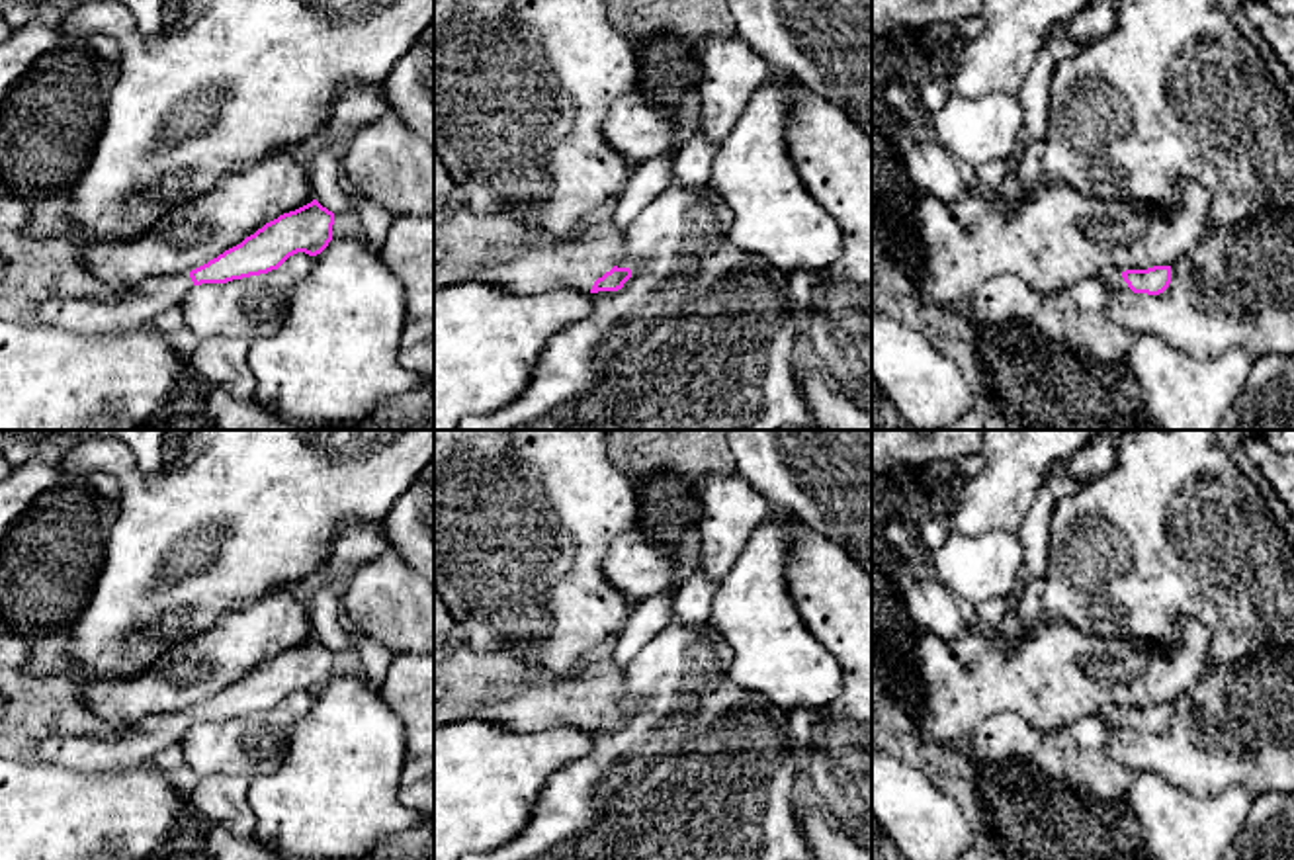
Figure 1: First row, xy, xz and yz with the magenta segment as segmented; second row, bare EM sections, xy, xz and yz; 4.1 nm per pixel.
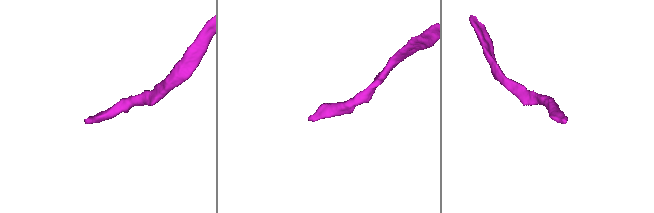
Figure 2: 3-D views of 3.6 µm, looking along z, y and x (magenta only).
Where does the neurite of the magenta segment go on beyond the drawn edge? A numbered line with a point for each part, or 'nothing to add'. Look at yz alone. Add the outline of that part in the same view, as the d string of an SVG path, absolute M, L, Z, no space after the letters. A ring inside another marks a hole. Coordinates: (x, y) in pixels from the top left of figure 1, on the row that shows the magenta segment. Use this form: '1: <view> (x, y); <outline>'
1: yz (1111, 276); M1106 268L1100 272L1099 280L1106 285L1106 287L1114 287L1114 289L1130 289L1128 283L1122 278L1122 270L1116 268Z

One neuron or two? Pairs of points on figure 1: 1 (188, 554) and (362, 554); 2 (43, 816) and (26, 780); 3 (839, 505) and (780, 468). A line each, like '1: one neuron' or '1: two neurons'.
1: two neurons
2: one neuron
3: one neuron

